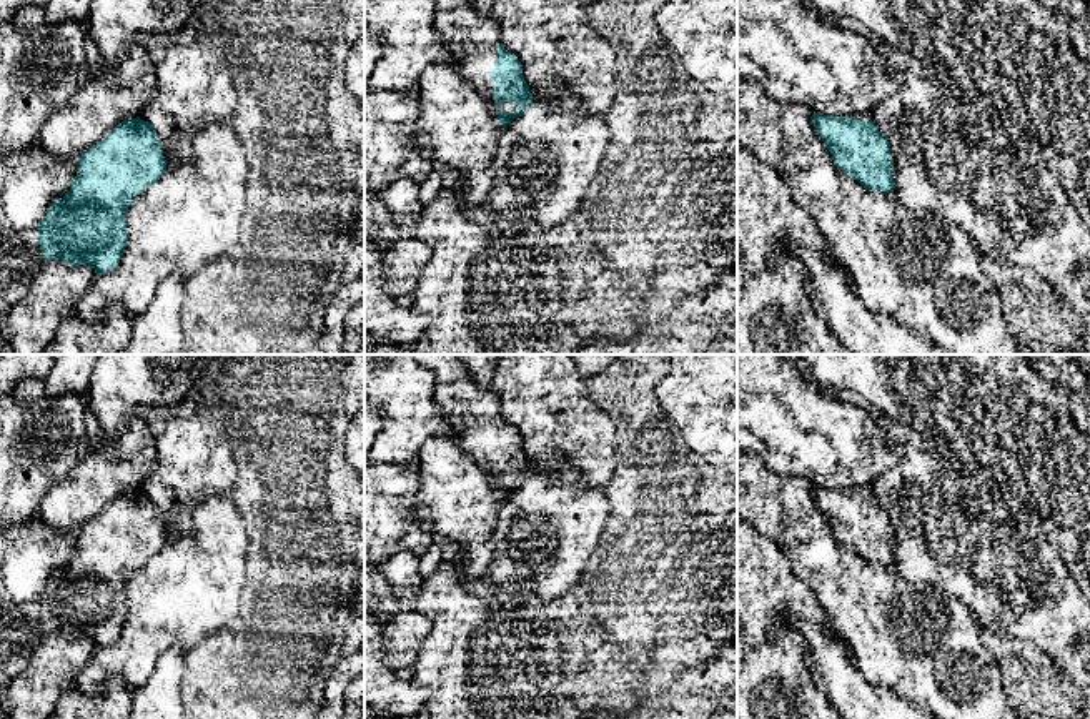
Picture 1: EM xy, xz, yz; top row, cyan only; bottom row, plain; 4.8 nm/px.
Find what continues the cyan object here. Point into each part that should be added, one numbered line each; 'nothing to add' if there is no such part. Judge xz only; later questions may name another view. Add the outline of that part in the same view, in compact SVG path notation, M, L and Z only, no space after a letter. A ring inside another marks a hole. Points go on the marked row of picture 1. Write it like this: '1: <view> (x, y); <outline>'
1: xz (471, 39); M434 0L434 30L461 75L488 100L494 102L494 78L488 72L498 62L498 45L501 43L498 23L489 15L479 15L469 0Z

